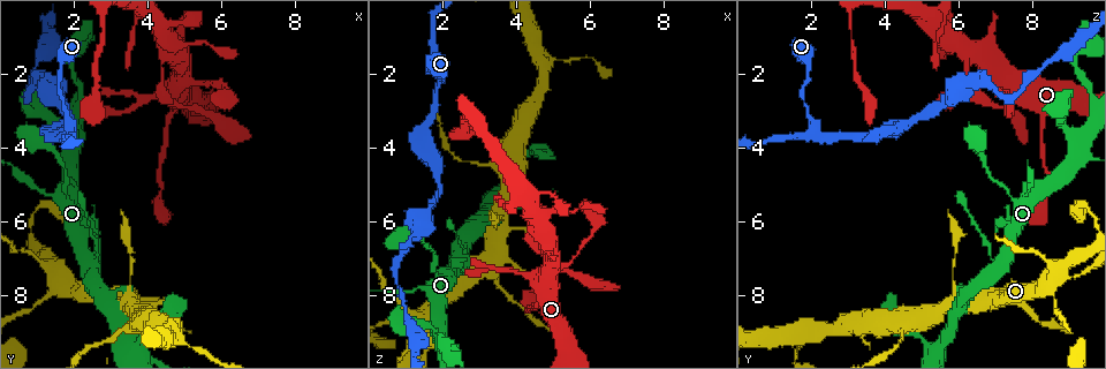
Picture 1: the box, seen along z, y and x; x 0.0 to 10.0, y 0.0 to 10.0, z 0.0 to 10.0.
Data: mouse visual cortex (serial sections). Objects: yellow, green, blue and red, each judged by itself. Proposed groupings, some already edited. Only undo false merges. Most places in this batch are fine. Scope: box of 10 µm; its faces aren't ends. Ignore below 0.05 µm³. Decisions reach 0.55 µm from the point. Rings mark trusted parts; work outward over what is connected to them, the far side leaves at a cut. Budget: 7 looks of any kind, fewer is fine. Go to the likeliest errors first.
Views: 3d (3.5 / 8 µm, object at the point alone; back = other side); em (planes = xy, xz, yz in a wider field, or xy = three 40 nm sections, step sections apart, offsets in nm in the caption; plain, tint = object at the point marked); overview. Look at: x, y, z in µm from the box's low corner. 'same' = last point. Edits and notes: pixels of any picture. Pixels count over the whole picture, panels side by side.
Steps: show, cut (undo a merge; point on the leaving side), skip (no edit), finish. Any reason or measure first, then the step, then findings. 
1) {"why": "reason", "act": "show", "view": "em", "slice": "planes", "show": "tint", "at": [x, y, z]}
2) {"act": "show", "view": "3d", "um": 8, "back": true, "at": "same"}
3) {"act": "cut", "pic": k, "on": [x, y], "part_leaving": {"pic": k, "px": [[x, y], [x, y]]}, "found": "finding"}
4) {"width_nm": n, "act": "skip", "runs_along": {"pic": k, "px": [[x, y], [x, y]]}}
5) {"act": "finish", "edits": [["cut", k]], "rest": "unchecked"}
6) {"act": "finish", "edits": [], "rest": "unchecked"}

{"why": "abrupt turn", "act": "show", "view": "3d", "um": 3.5, "at": [1.95, 1.25, 9.30]}

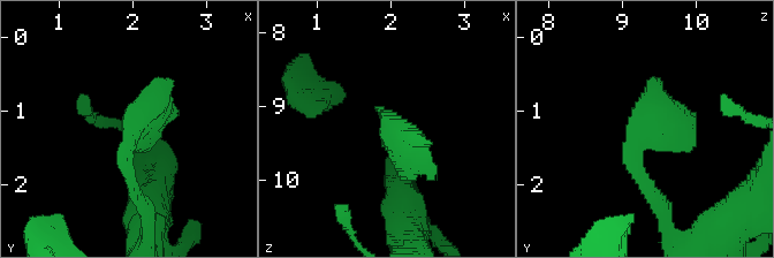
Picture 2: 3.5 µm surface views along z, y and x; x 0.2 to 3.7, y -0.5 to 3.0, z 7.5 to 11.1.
{"act": "show", "view": "em", "slice": "xy", "step": 1, "show": "plain", "at": [2.00, 1.25, 9.30]}

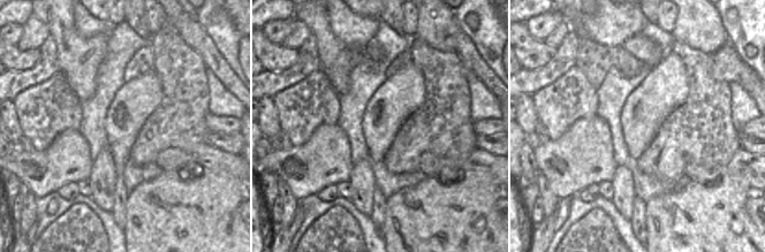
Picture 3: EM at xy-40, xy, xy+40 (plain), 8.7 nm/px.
{"act": "show", "view": "em", "slice": "xy", "step": 1, "show": "tint", "at": "same"}

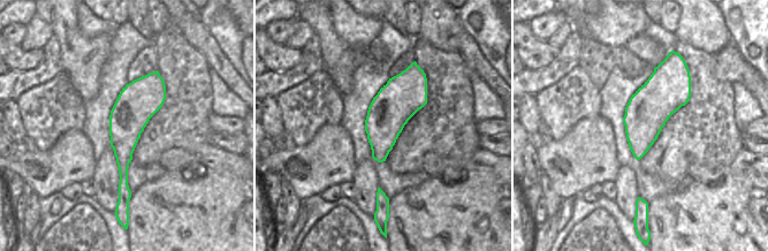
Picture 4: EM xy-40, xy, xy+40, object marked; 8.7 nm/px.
{"act": "skip", "runs_along": {"pic": 4, "px": [[153, 75], [127, 120], [121, 188]]}, "found": "one cell here"}

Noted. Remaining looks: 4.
{"why": "two arms in line, one across", "act": "show", "view": "3d", "um": 3.5, "back": true, "at": [4.45, 1.65, 6.30]}

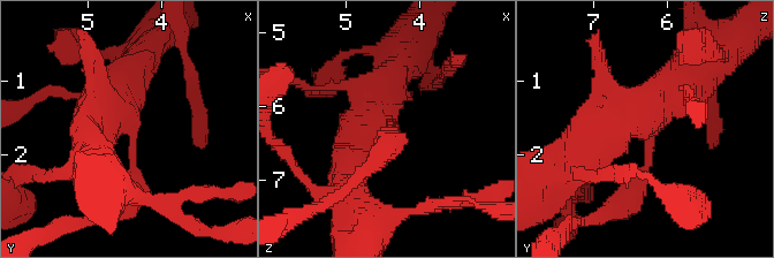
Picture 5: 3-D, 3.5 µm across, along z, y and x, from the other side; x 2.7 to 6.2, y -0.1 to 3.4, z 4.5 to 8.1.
{"act": "show", "view": "em", "slice": "xy", "step": 5, "show": "tint", "at": [4.45, 1.60, 6.25]}

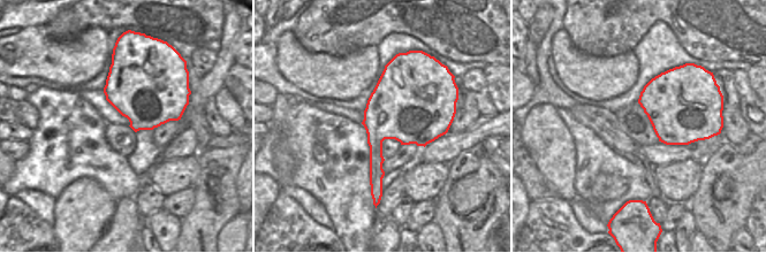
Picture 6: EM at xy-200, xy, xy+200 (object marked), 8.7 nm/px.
{"why": "cut it another way", "act": "show", "view": "em", "slice": "xy", "step": 2, "show": "tint", "at": "same"}

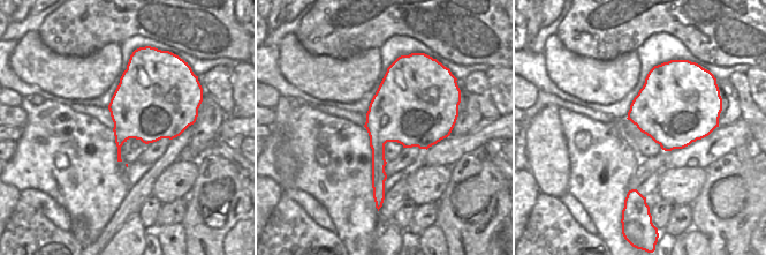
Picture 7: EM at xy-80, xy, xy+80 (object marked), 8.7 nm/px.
{"act": "skip", "runs_along": {"pic": 5, "px": [[589, 150], [700, 66]]}, "found": "one cell here"}

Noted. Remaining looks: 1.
{"why": "sharp bend", "act": "show", "view": "3d", "um": 3.5, "at": [1.90, 3.50, 2.10]}

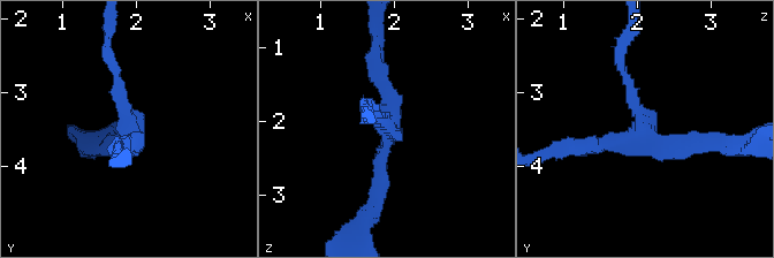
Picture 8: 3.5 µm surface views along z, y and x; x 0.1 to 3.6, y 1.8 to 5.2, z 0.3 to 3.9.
{"act": "skip", "runs_along": {"pic": 8, "px": [[621, 57], [653, 145], [704, 145]]}, "found": "all the same cell"}

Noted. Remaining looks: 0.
{"act": "finish", "edits": [], "rest": "unchecked"}

